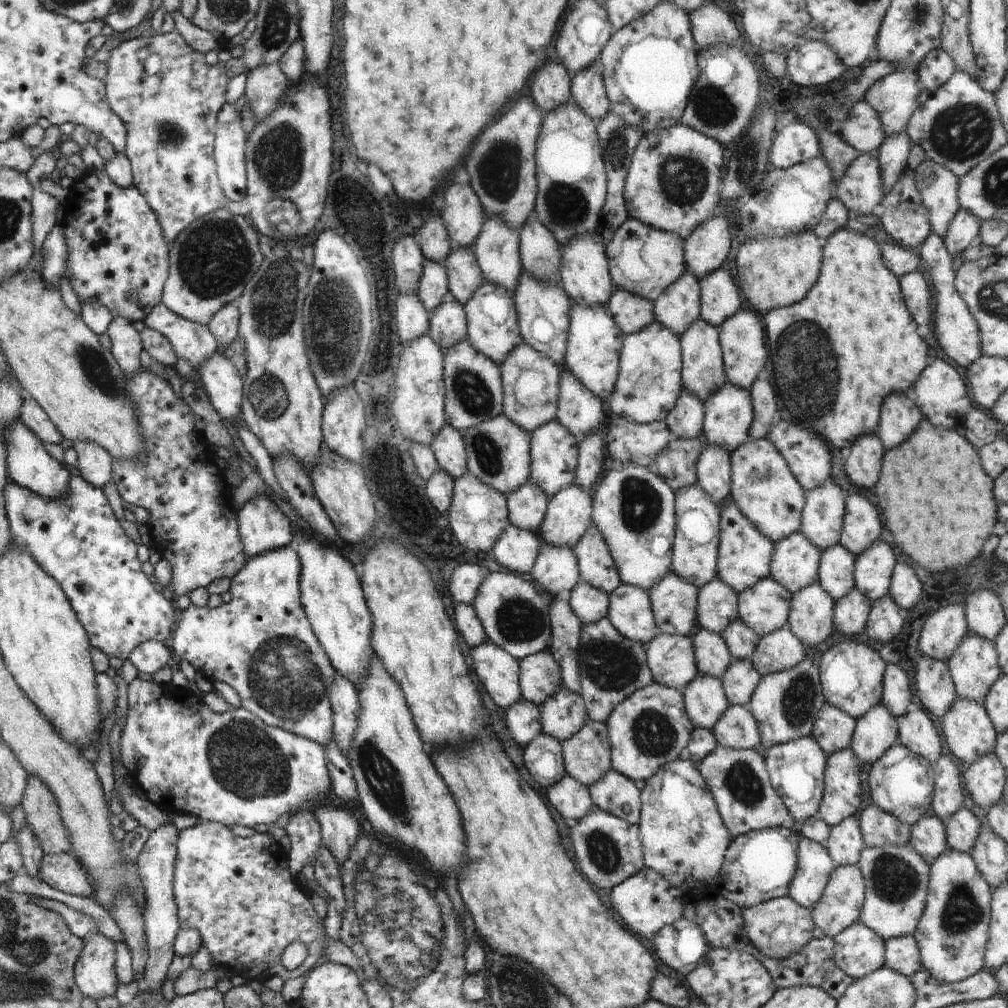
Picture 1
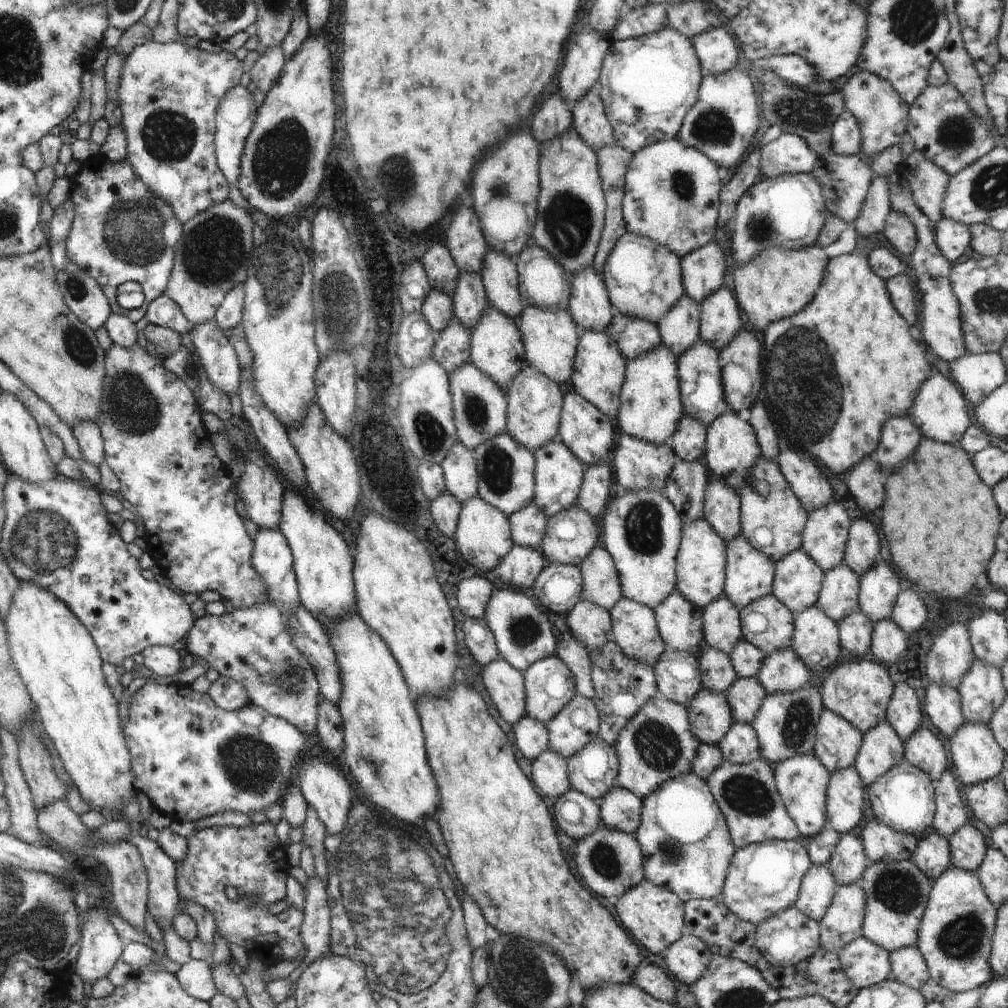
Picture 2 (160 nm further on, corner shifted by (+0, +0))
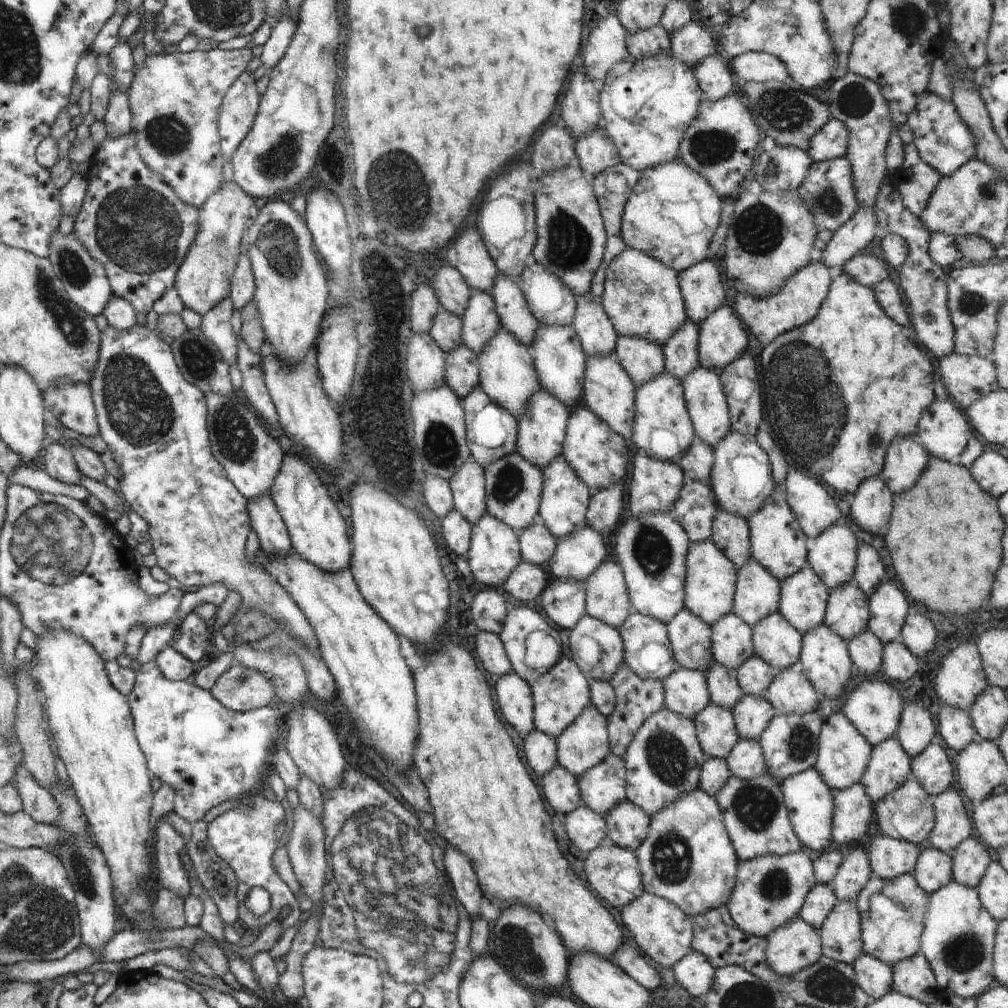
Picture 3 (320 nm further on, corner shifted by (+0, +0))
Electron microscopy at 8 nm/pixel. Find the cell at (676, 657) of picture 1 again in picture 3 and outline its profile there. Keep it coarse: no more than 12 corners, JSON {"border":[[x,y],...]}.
{"border":[[679,667],[661,682],[663,704],[693,721],[710,703],[704,673]]}

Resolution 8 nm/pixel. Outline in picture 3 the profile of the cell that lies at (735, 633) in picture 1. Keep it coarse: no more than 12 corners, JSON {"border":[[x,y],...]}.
{"border":[[753,654],[736,668],[743,695],[762,698],[777,670]]}

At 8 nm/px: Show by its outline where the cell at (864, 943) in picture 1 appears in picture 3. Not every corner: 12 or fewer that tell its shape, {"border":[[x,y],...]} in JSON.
{"border":[[862,952],[850,967],[873,1001],[892,988],[892,969]]}

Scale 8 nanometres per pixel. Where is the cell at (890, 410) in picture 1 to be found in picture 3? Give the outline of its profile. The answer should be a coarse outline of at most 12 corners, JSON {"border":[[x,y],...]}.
{"border":[[915,437],[886,448],[878,477],[893,494],[921,476],[927,454]]}

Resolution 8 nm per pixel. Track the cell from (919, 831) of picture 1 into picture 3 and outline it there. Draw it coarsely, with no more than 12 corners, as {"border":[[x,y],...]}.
{"border":[[921,847],[911,875],[931,894],[952,880],[950,857]]}

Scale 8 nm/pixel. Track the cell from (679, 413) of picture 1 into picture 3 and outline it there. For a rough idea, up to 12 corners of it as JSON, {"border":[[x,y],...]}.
{"border":[[697,438],[677,462],[685,480],[708,482],[712,448]]}

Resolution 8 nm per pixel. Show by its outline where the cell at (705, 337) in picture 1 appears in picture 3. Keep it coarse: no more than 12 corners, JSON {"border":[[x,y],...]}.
{"border":[[719,377],[681,380],[695,438],[713,448],[731,431]]}

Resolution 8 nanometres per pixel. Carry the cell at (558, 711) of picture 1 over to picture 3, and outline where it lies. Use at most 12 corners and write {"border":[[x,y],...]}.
{"border":[[585,707],[554,741],[575,778],[610,753],[605,717]]}

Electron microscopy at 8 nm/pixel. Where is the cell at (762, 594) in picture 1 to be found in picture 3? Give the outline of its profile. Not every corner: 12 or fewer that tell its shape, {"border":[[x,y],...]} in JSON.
{"border":[[778,612],[751,628],[754,655],[777,672],[802,636]]}

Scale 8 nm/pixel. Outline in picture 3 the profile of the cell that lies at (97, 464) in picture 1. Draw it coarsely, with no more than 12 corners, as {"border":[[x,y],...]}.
{"border":[[63,381],[42,401],[66,429],[98,434],[85,385]]}

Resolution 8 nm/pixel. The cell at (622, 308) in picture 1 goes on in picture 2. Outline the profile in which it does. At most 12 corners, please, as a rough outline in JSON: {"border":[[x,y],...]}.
{"border":[[616,313],[604,328],[625,361],[661,344],[657,327]]}

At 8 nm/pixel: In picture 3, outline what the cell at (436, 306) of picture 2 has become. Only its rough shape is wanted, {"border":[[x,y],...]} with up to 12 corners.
{"border":[[440,306],[428,335],[444,353],[462,344],[462,322]]}

